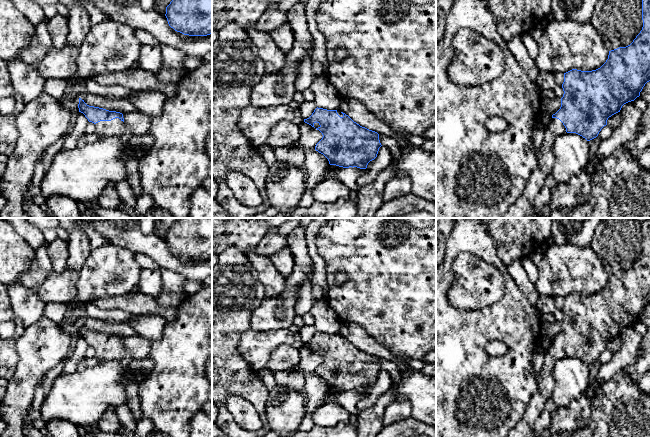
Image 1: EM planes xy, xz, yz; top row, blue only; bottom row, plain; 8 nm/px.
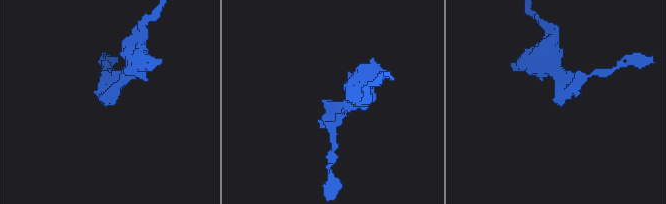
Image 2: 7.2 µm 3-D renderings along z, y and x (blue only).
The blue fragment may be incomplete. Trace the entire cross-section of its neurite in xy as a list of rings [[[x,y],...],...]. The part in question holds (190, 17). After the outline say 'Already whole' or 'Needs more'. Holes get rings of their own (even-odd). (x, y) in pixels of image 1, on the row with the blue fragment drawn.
[[[172,0],[165,16],[169,26],[184,35],[212,34],[212,0]]]. Already whole

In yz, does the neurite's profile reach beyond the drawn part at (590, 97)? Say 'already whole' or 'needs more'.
needs more

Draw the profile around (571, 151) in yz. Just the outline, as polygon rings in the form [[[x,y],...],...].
[[[576,133],[558,136],[552,152],[555,158],[551,175],[557,183],[567,183],[577,176],[589,162],[588,141]]]

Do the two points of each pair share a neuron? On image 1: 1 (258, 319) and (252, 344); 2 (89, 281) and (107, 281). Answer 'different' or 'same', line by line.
1: different
2: same

